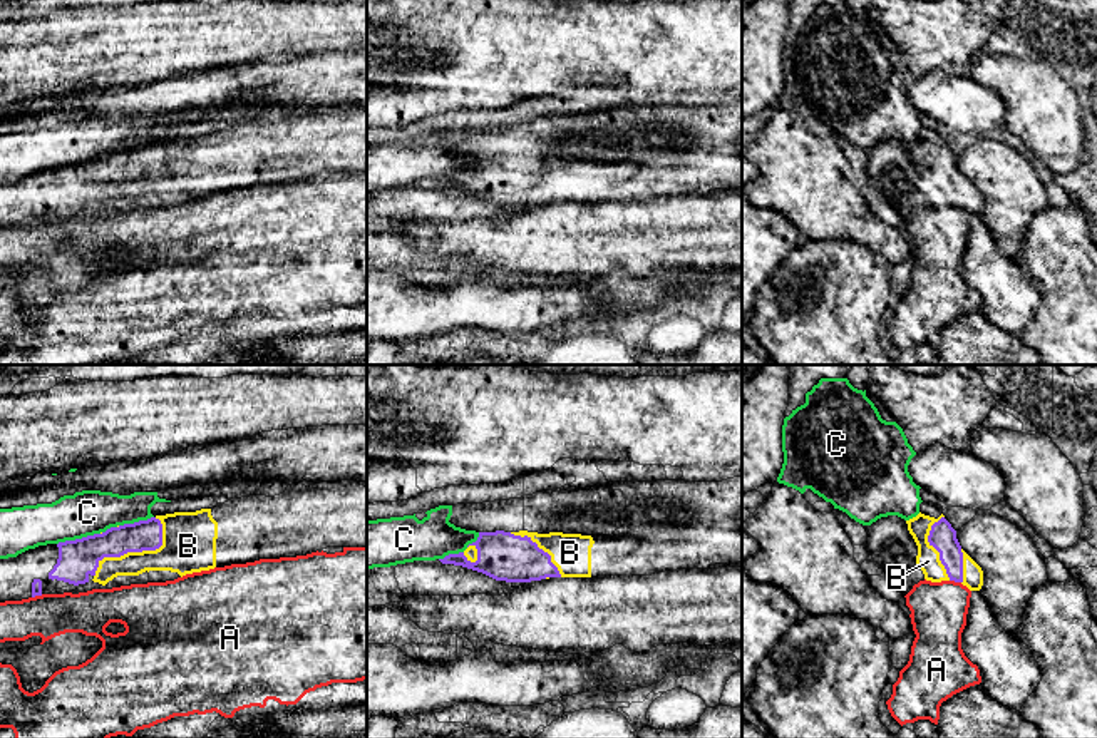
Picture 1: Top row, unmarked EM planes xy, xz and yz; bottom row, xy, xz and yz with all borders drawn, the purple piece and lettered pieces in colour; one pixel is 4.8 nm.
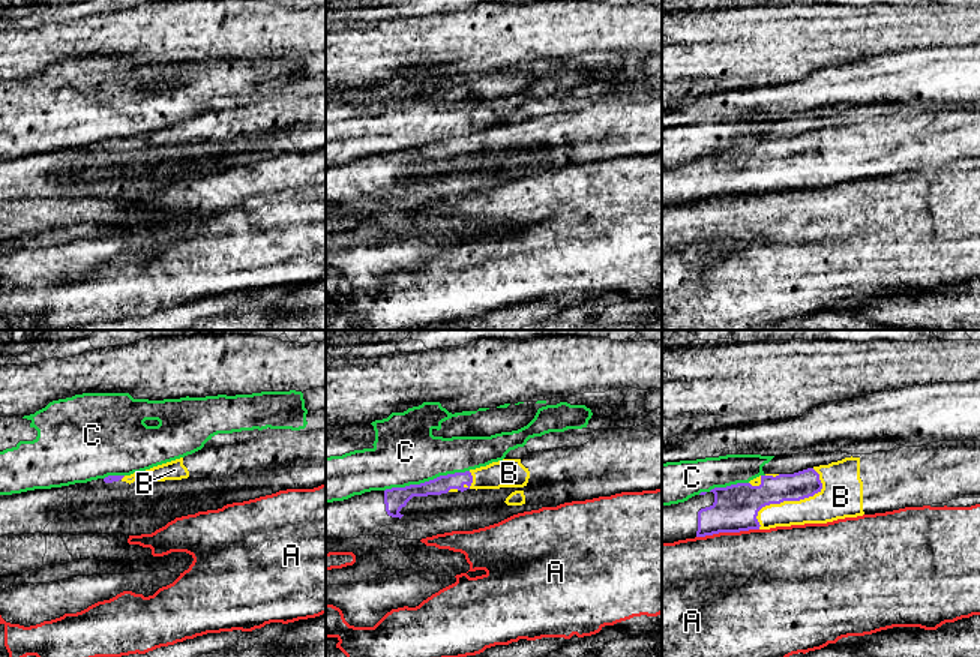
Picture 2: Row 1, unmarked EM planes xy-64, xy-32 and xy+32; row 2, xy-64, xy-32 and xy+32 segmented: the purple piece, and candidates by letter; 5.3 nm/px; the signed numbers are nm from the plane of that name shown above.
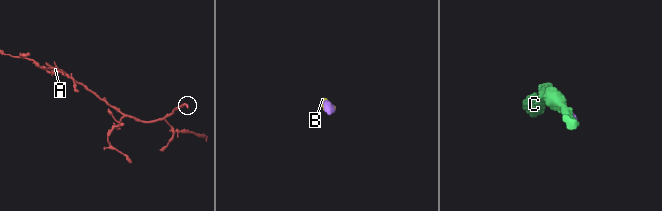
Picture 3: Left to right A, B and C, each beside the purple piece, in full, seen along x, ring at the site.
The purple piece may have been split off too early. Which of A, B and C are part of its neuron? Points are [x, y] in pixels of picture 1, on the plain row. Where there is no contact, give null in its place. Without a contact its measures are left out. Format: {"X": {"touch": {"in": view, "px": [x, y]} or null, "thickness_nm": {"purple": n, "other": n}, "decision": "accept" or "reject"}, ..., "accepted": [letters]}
{"A": {"touch": {"in": "yz", "px": [955, 206]}, "thickness_nm": {"purple": 130, "other": 280}, "decision": "reject"}, "B": {"touch": {"in": "xy", "px": [134, 176]}, "thickness_nm": {"purple": 170, "other": 240}, "decision": "accept"}, "C": {"touch": {"in": "xy", "px": [77, 164]}, "thickness_nm": {"purple": 180, "other": 220}, "decision": "reject"}, "accepted": ["B"]}

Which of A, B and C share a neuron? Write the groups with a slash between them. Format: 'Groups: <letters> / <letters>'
Groups: A / B / C

